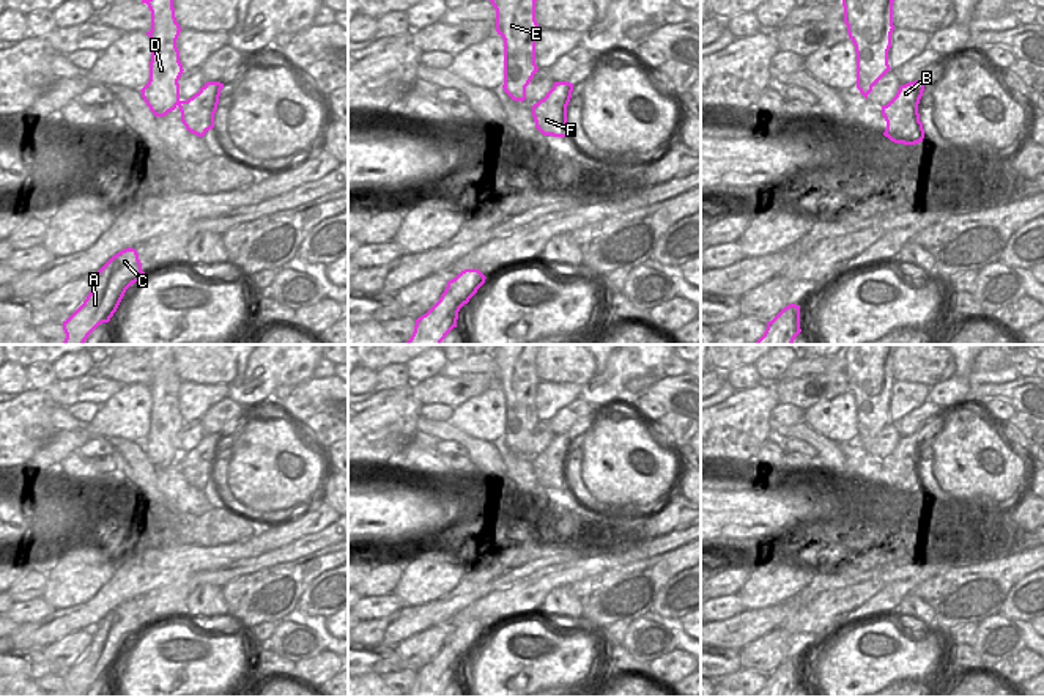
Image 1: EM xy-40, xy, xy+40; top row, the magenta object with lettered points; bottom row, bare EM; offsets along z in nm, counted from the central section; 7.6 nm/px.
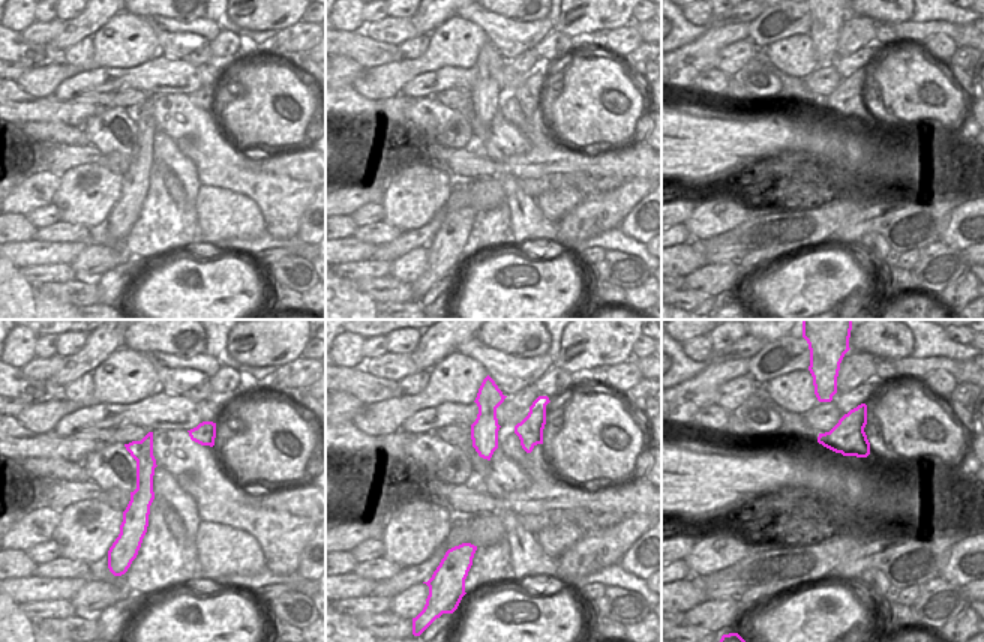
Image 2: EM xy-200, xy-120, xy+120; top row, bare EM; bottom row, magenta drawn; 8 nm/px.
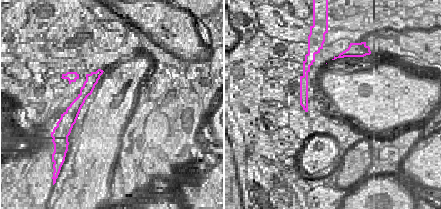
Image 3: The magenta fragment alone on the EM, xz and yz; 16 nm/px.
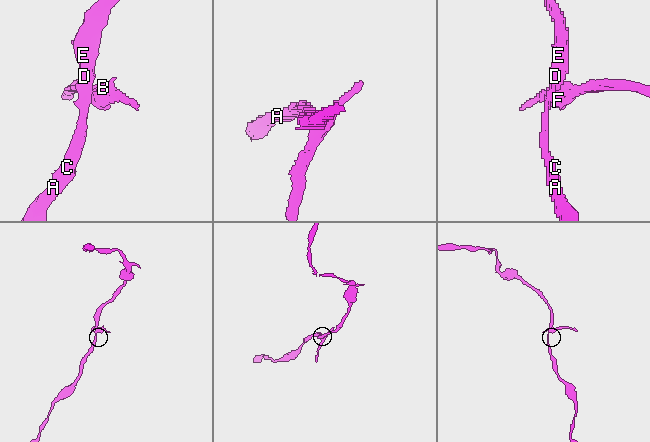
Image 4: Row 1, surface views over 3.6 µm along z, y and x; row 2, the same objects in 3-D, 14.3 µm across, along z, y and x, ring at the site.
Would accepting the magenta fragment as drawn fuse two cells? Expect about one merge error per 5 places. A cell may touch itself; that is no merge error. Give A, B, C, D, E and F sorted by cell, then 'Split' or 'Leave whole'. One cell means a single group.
Groups: A B C D E F. Leave whole

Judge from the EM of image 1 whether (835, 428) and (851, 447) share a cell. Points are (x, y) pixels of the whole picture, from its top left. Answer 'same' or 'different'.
different

